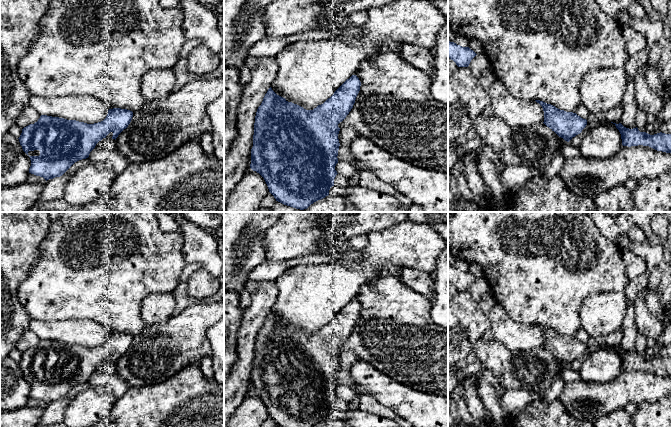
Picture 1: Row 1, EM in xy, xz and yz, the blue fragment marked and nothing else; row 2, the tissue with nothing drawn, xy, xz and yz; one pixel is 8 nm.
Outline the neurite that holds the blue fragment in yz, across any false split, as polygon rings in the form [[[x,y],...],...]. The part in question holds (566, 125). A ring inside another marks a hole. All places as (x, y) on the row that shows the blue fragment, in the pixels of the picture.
[[[540,100],[535,101],[543,108],[543,123],[567,142],[580,134],[587,125],[587,120],[576,113],[560,110]]]

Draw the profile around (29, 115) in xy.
[[[28,105],[17,117],[15,124],[18,125],[19,128],[24,128],[30,124],[34,124],[38,121],[41,114],[39,114],[33,107]]]

